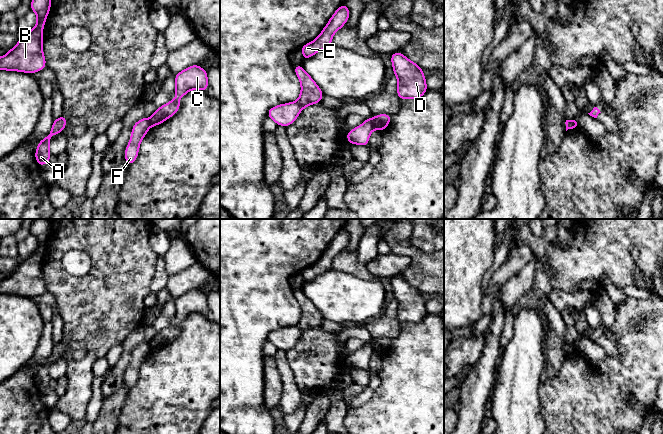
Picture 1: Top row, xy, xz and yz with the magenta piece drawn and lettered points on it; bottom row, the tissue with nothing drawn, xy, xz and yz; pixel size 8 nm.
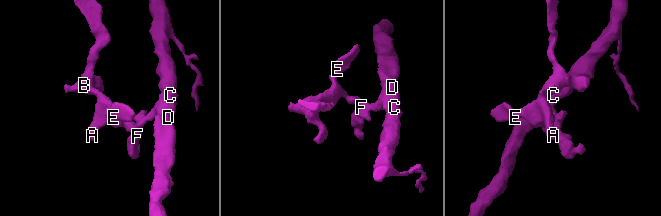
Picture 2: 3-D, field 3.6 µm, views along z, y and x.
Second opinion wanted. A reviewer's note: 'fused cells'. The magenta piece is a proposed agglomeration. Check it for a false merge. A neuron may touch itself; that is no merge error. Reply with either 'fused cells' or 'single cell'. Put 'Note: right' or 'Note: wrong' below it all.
fused cells
Note: right

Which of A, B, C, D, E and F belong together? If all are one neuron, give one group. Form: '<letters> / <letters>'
A B E F / C D

